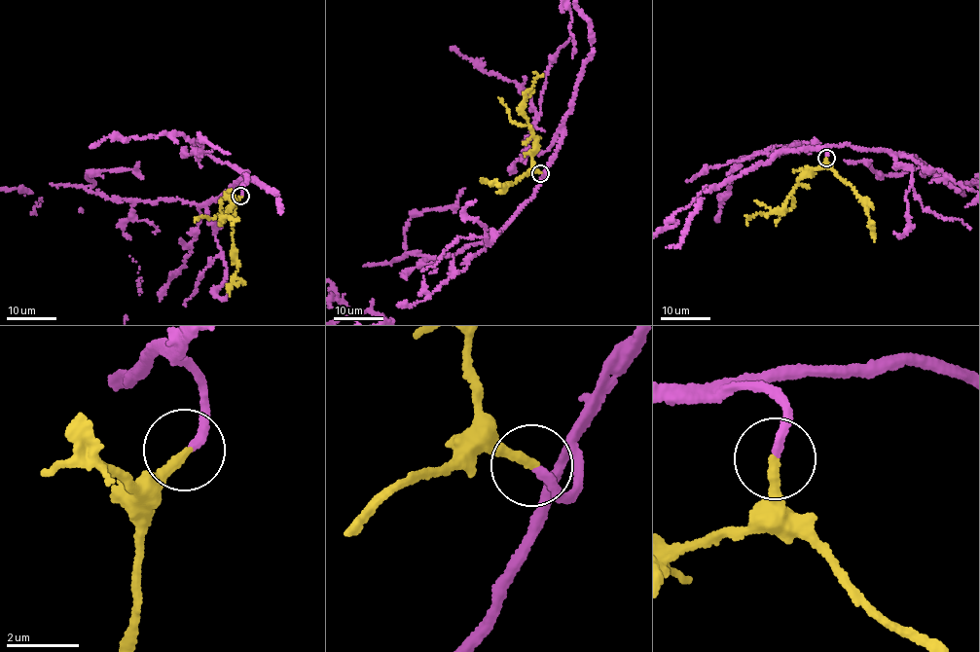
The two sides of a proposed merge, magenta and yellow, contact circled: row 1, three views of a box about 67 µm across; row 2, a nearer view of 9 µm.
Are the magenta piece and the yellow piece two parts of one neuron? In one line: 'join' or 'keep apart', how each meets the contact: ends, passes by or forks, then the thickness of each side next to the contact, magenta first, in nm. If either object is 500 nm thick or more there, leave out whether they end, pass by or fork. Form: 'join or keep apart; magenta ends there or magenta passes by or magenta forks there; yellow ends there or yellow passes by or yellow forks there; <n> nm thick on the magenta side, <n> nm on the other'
join; magenta ends there; yellow ends there; 220 nm thick on the magenta side, 260 nm on the other

